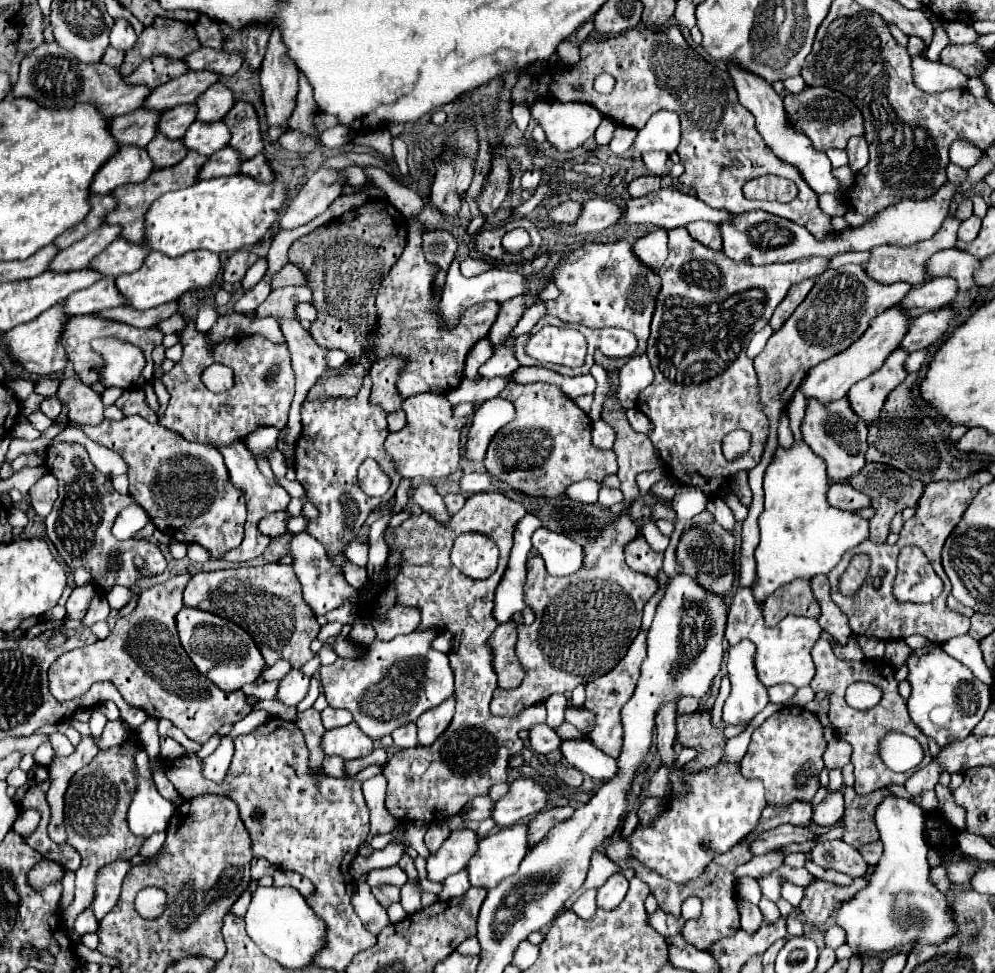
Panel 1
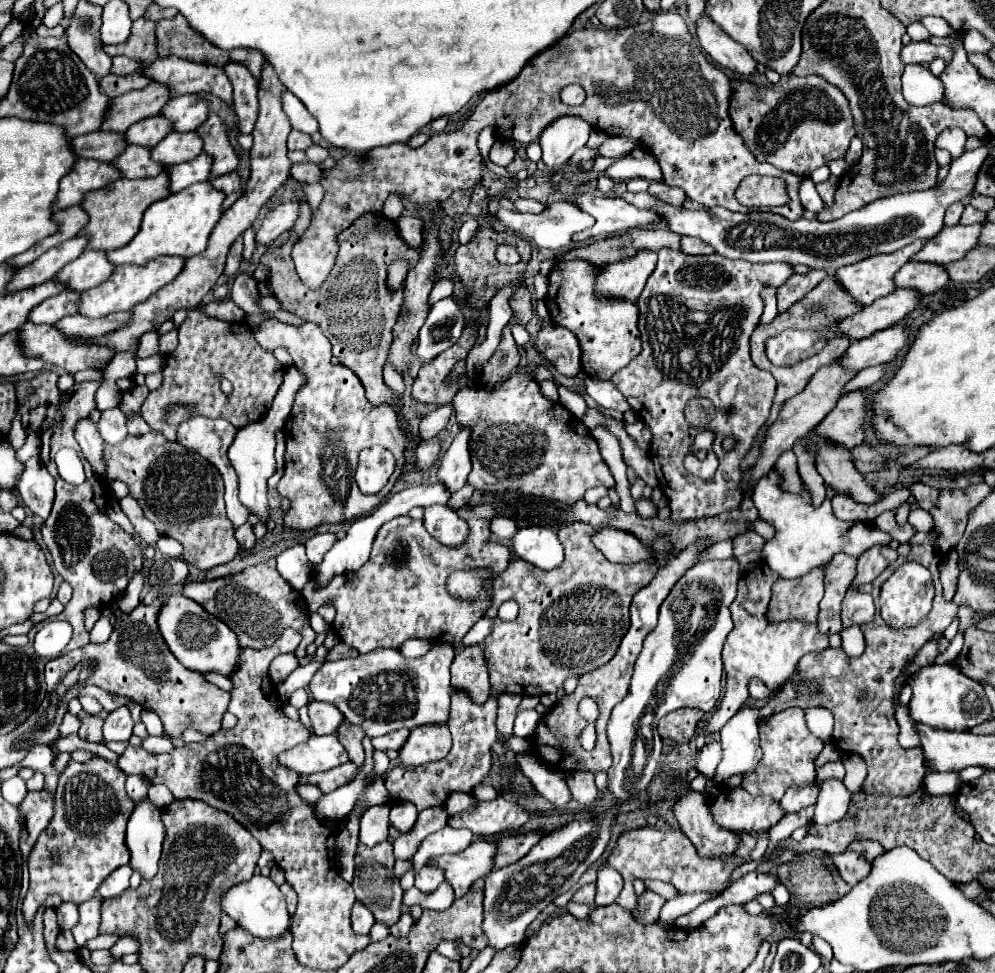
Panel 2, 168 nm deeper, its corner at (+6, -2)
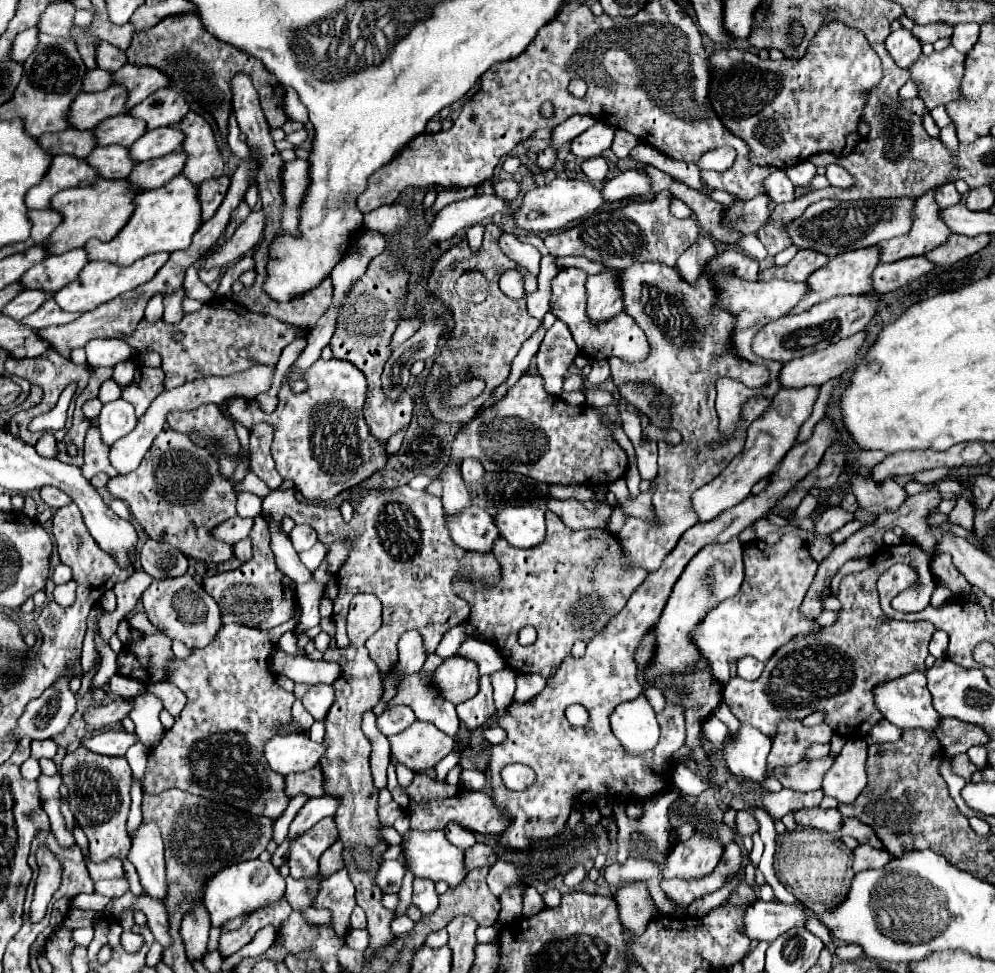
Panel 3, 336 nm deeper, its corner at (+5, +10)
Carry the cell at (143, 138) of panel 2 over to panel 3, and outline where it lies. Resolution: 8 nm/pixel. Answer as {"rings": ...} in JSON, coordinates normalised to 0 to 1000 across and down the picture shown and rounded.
{"rings":[[[122,117],[108,121],[102,125],[102,129],[93,132],[97,140],[99,150],[110,150],[110,148],[122,148],[122,150],[132,150],[138,142],[142,142],[148,136],[146,125],[142,121],[134,121],[132,117]]]}

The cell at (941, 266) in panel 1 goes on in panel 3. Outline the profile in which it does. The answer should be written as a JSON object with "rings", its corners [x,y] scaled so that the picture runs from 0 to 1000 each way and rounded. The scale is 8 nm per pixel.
{"rings":[[[918,263],[908,265],[895,271],[883,271],[877,280],[877,296],[883,302],[904,298],[918,288],[924,288],[926,284],[934,282],[940,275],[938,269],[934,269],[930,263]]]}

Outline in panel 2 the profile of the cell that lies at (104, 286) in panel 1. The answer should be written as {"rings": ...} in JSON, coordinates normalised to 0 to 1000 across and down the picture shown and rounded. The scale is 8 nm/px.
{"rings":[[[62,298],[60,302],[40,310],[40,314],[36,314],[36,319],[32,319],[28,329],[34,333],[56,333],[56,329],[60,329],[68,323],[76,323],[78,310],[80,310],[80,302]]]}

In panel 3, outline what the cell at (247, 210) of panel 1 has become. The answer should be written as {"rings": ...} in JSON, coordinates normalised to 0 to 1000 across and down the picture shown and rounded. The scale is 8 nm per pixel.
{"rings":[[[180,179],[174,183],[168,191],[146,195],[138,199],[138,214],[132,222],[132,226],[126,230],[126,234],[112,247],[112,249],[87,249],[85,257],[89,261],[89,267],[108,267],[120,273],[134,271],[136,267],[154,261],[154,259],[176,259],[186,257],[194,240],[202,234],[202,210],[198,203],[200,195],[190,187],[190,183],[184,183]]]}

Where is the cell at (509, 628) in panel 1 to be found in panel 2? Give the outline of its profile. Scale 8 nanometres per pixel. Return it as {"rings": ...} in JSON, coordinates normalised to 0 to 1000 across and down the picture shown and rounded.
{"rings":[[[472,664],[470,668],[460,668],[452,684],[454,709],[466,711],[476,724],[486,724],[492,713],[490,689],[486,684],[484,664]]]}

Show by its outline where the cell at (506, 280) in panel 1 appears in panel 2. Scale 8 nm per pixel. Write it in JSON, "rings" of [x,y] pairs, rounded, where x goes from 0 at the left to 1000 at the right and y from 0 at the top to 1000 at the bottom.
{"rings":[[[448,306],[436,312],[426,335],[420,341],[418,366],[422,374],[434,372],[440,364],[456,356],[464,343],[466,325],[456,306]]]}

